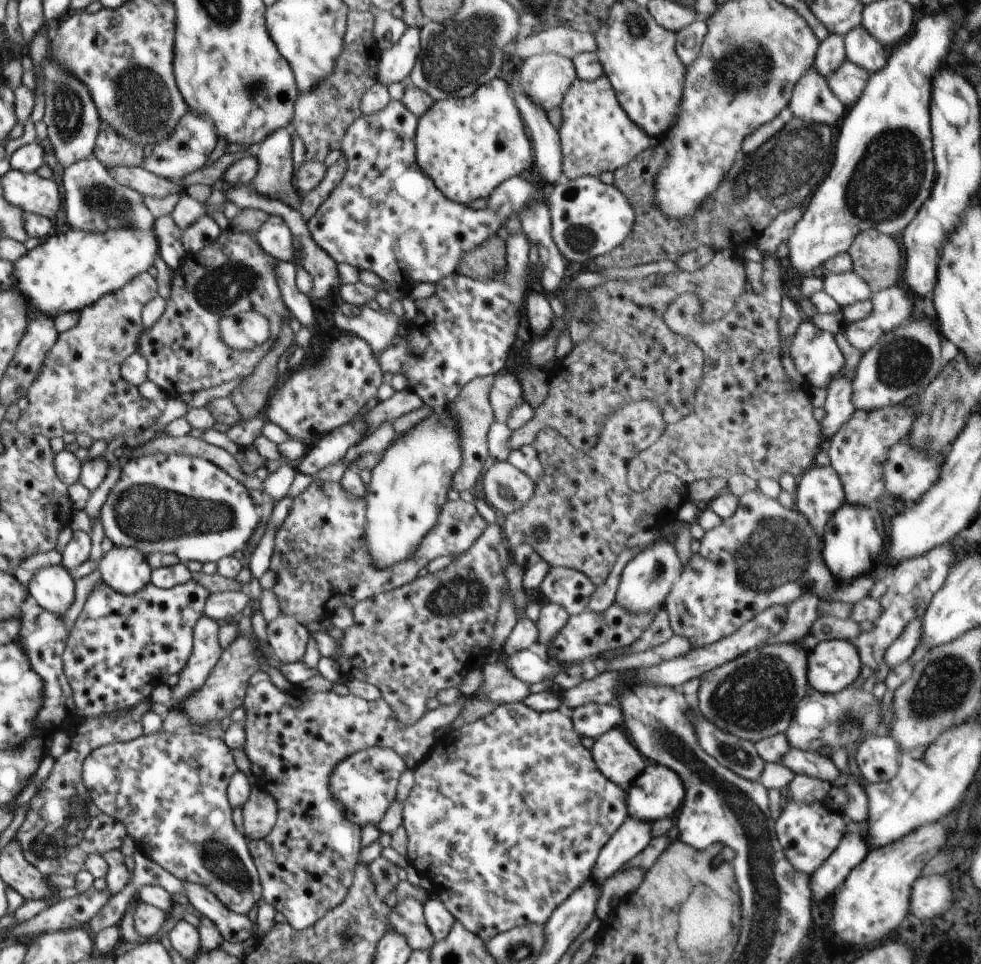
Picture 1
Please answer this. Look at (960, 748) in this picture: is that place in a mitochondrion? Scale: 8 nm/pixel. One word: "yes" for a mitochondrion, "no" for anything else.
no

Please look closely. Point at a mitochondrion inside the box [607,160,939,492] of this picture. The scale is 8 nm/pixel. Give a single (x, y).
(902, 361)

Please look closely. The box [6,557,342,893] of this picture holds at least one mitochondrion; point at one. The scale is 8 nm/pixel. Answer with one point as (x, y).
(61, 826)

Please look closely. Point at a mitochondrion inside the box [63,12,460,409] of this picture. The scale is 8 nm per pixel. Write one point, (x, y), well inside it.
(143, 103)

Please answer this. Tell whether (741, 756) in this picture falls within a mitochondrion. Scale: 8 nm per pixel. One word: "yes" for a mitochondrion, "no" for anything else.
yes

